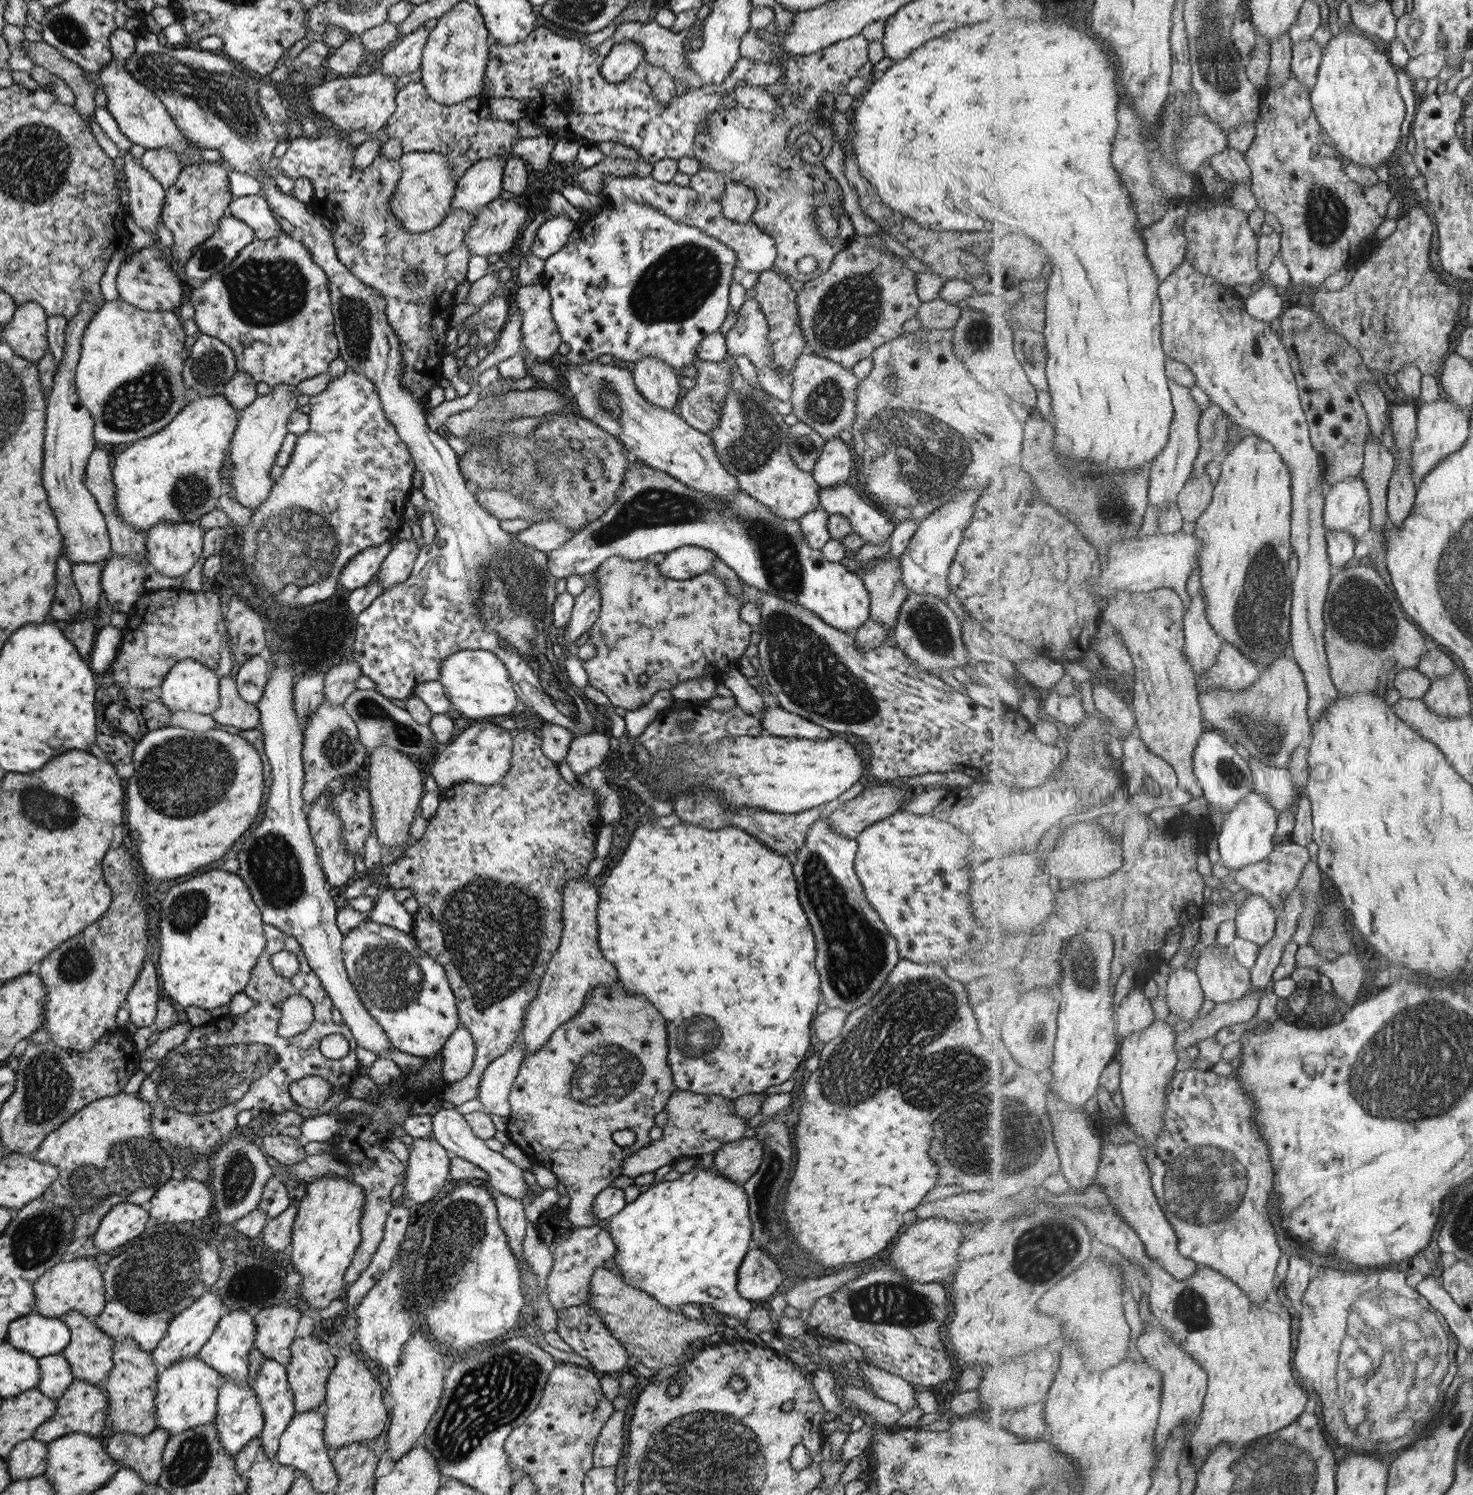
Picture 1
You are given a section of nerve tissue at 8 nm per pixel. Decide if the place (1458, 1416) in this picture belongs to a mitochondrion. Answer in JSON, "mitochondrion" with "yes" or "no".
{"mitochondrion":"yes"}

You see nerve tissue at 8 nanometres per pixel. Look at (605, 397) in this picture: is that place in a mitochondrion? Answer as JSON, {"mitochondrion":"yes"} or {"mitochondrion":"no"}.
{"mitochondrion":"yes"}

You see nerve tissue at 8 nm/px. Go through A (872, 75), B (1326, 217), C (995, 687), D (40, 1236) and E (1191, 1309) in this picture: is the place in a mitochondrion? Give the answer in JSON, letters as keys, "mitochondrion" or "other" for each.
{"A":"other","B":"mitochondrion","C":"other","D":"mitochondrion","E":"mitochondrion"}

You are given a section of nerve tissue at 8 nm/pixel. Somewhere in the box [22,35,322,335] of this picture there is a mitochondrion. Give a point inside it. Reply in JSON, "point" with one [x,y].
{"point":[226,96]}

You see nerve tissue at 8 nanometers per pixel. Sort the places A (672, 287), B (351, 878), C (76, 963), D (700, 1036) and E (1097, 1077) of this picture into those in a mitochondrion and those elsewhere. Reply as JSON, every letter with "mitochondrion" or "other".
{"A":"mitochondrion","B":"other","C":"mitochondrion","D":"mitochondrion","E":"other"}

